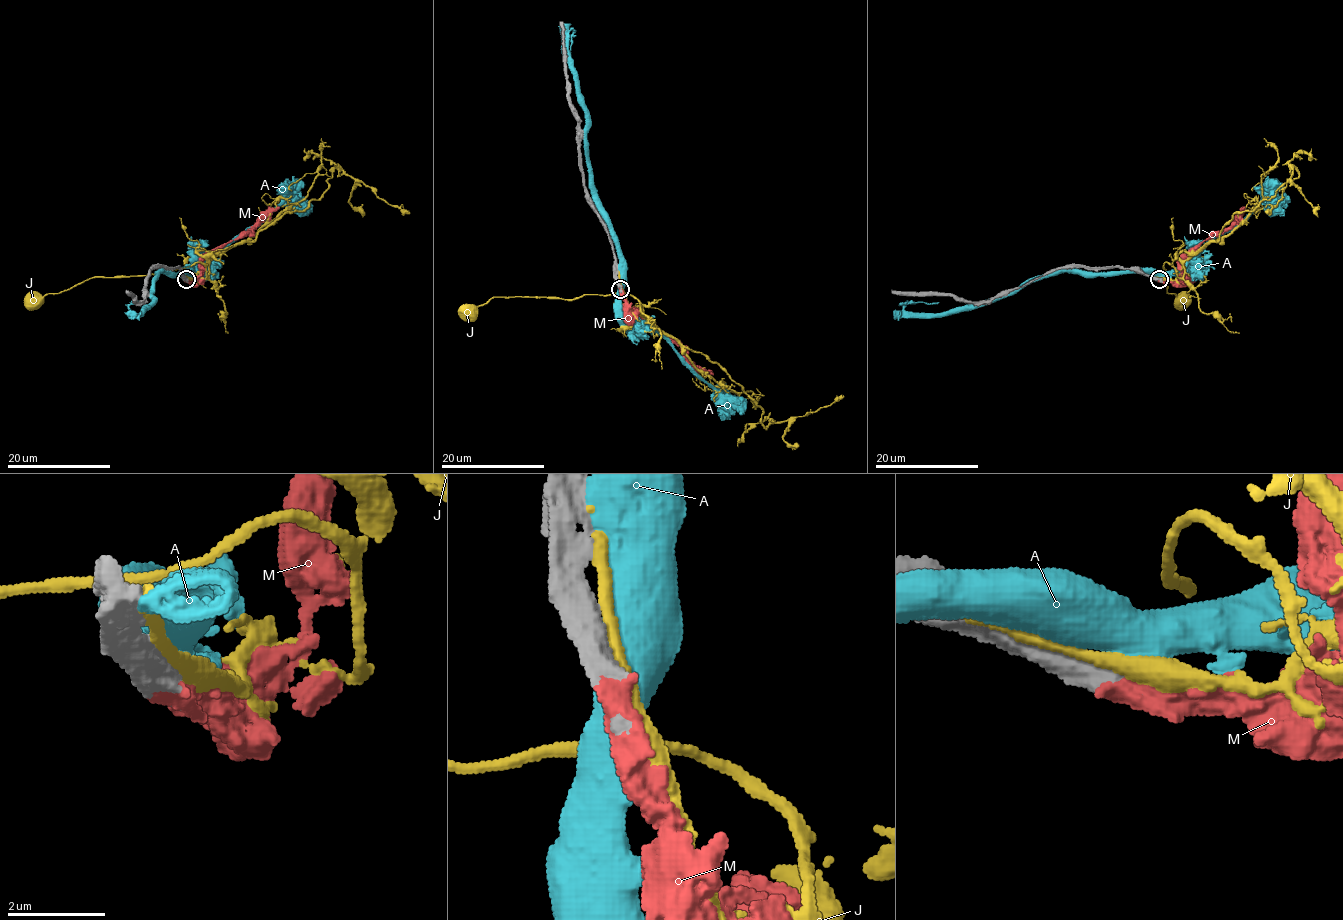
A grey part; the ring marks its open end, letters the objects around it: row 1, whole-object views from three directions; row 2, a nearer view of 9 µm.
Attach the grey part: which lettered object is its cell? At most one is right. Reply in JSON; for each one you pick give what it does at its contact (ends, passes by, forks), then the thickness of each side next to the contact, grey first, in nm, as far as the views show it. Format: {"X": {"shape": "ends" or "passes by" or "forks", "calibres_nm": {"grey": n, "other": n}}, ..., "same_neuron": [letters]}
{"M": {"shape": "ends", "calibres_nm": {"grey": 500, "other": 600}}, "same_neuron": ["M"]}

